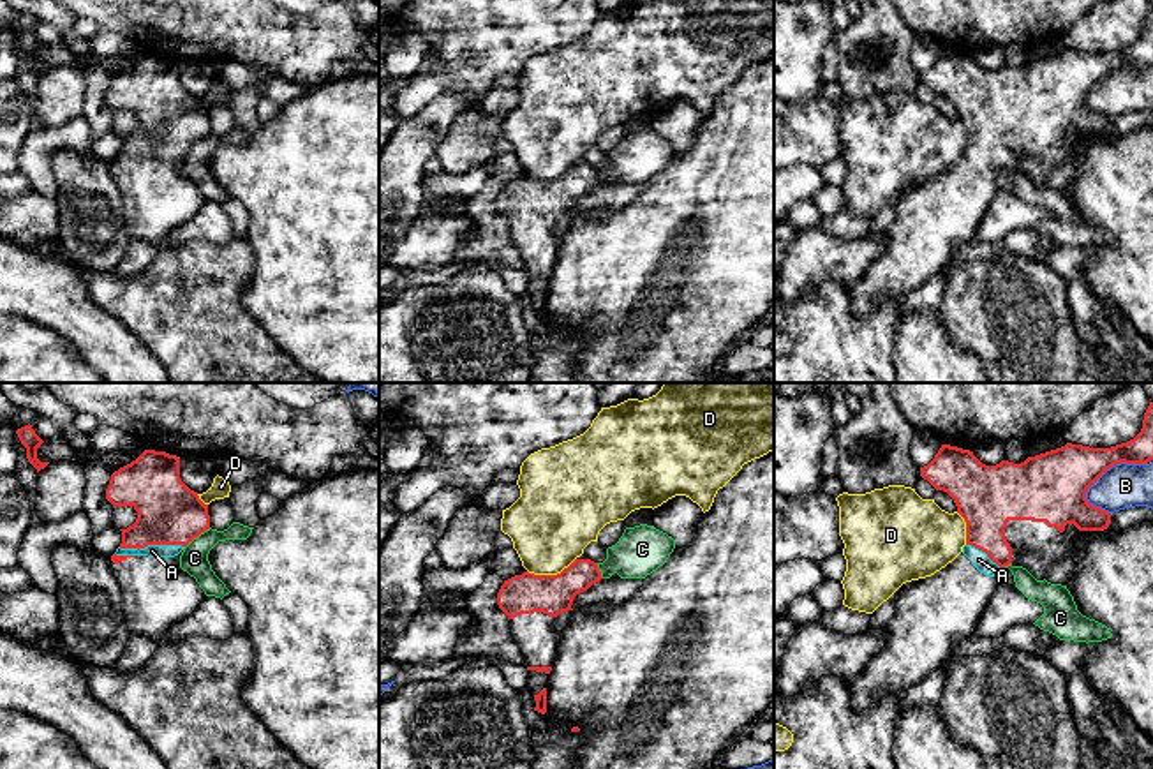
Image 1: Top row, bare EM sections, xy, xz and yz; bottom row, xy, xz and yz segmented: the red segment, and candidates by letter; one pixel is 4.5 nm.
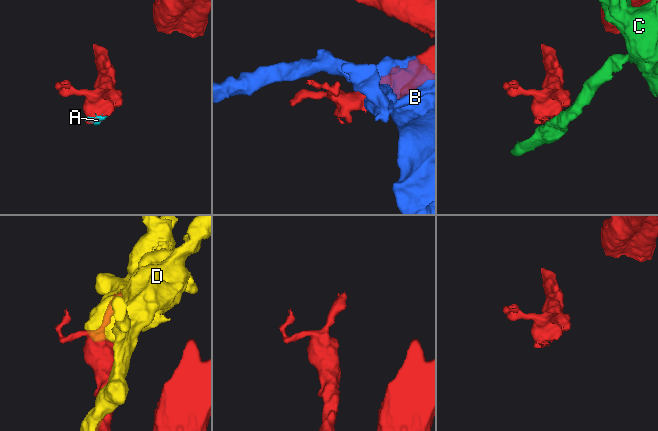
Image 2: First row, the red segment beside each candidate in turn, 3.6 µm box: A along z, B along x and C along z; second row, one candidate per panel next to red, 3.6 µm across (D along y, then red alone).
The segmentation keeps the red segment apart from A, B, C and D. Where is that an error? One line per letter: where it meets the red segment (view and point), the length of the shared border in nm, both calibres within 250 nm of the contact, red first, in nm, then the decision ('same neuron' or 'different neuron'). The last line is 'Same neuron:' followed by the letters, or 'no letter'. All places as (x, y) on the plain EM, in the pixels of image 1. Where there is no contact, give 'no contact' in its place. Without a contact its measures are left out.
A: xy (150, 149) | 300 nm | 280/60 nm | same neuron
B: yz (1111, 71) | 340 nm | 280/200 nm | different neuron
C: xy (198, 140) | 150 nm | 280/130 nm | different neuron
D: xz (550, 180) | 240 nm | 190/380 nm | different neuron
Same neuron: A

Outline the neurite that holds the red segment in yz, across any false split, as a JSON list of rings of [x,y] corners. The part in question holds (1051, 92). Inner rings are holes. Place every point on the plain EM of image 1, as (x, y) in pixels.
[[[1153,7],[1141,37],[1111,53],[1067,48],[1061,53],[1028,62],[1021,69],[1001,65],[982,69],[973,56],[941,49],[934,63],[920,72],[920,81],[936,95],[947,97],[966,127],[966,150],[945,173],[931,182],[903,189],[896,196],[896,217],[885,233],[885,252],[852,284],[852,312],[864,317],[885,300],[904,295],[945,272],[956,250],[973,242],[987,208],[1008,169],[1026,173],[1044,185],[1047,171],[1072,161],[1081,136],[1104,136],[1111,118],[1088,108],[1088,93],[1116,69],[1153,65]]]

